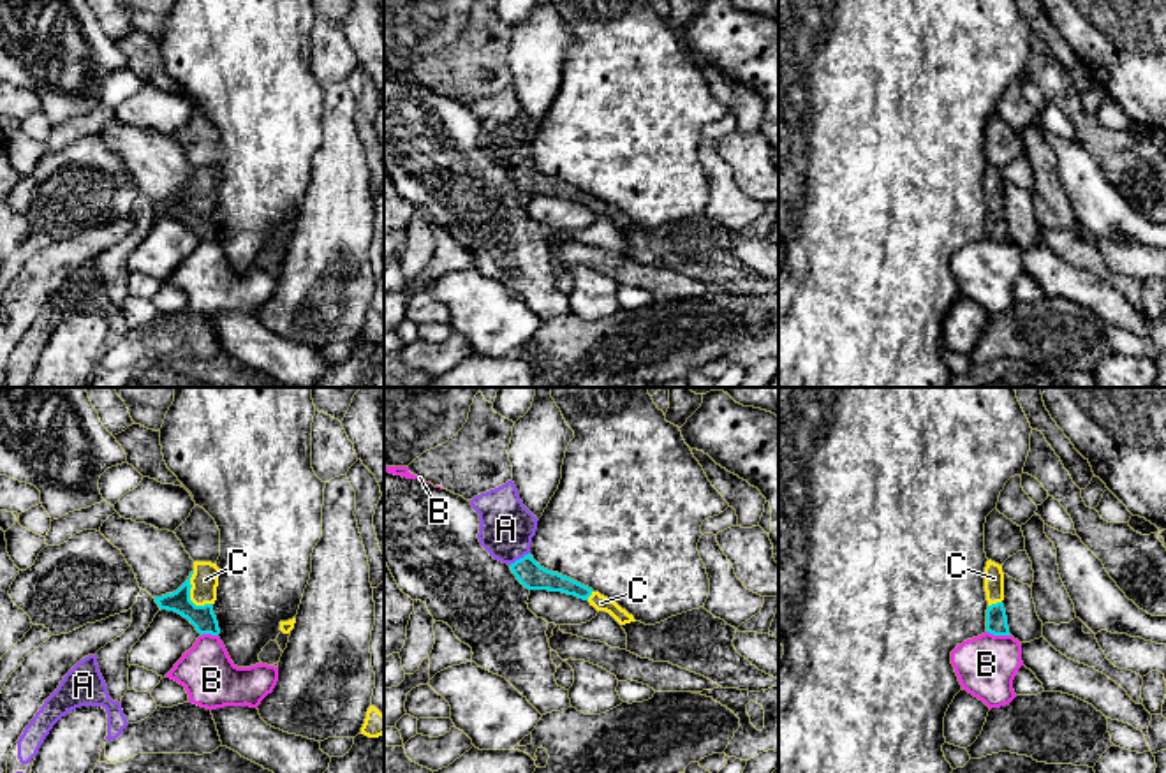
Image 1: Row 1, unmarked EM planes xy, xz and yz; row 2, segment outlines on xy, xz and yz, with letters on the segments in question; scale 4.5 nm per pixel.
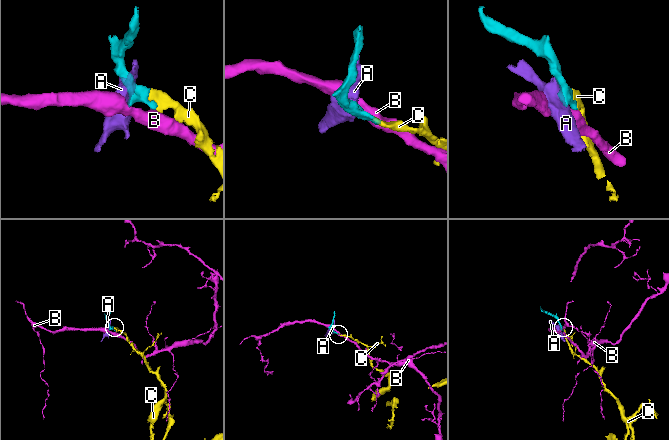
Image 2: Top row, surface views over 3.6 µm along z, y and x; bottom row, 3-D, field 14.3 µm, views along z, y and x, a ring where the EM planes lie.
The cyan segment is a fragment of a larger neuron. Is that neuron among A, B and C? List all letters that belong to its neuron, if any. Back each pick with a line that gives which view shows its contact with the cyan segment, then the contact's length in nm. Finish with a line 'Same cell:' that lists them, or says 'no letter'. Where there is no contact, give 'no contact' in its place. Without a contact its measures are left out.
C: contact in xy; length 180 nm
Same cell: C

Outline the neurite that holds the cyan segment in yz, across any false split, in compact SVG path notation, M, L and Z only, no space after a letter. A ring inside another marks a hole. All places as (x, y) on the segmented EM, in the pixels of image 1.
M988 560L985 567L985 592L988 600L986 632L993 636L1011 636L1004 609L1004 572L1002 565Z

